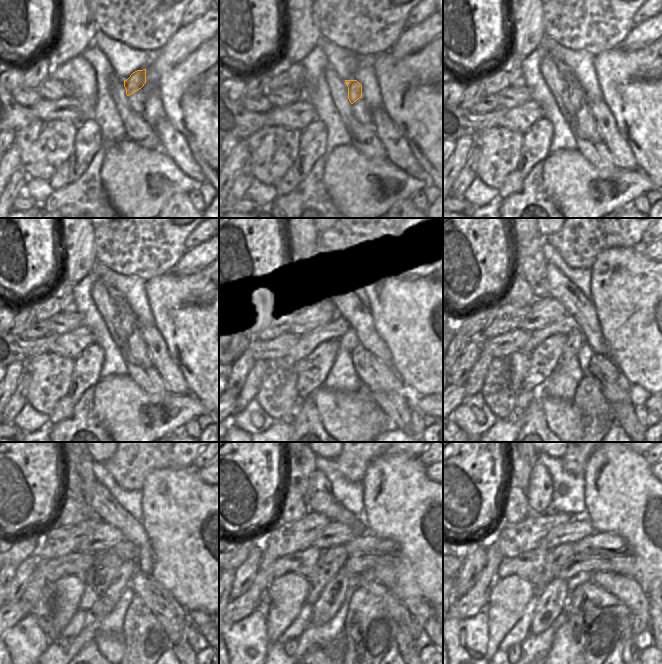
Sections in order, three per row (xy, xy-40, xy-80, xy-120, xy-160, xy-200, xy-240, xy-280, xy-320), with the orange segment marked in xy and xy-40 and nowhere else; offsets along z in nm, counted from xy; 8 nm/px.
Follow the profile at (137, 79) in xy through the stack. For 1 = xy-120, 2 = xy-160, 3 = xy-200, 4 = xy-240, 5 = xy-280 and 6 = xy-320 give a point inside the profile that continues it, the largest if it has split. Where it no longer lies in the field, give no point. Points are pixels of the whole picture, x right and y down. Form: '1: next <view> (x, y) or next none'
1: next xy-120 (128, 322)
2: next xy-160 (347, 343)
3: next xy-200 (574, 341)
4: next xy-240 (105, 604)
5: next xy-280 (332, 596)
6: next xy-320 (551, 601)

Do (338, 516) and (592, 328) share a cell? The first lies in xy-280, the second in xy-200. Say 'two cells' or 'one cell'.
one cell

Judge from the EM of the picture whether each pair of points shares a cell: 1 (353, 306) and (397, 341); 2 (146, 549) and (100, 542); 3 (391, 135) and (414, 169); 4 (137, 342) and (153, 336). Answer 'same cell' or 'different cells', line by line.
1: different cells
2: different cells
3: same cell
4: different cells

